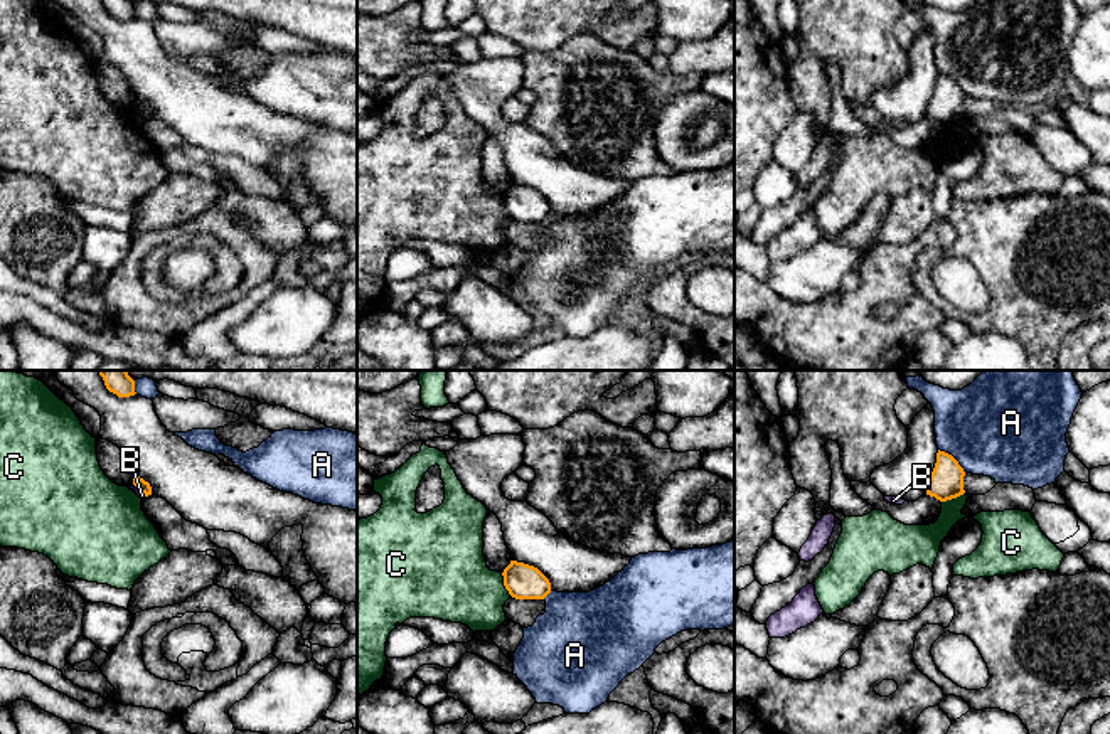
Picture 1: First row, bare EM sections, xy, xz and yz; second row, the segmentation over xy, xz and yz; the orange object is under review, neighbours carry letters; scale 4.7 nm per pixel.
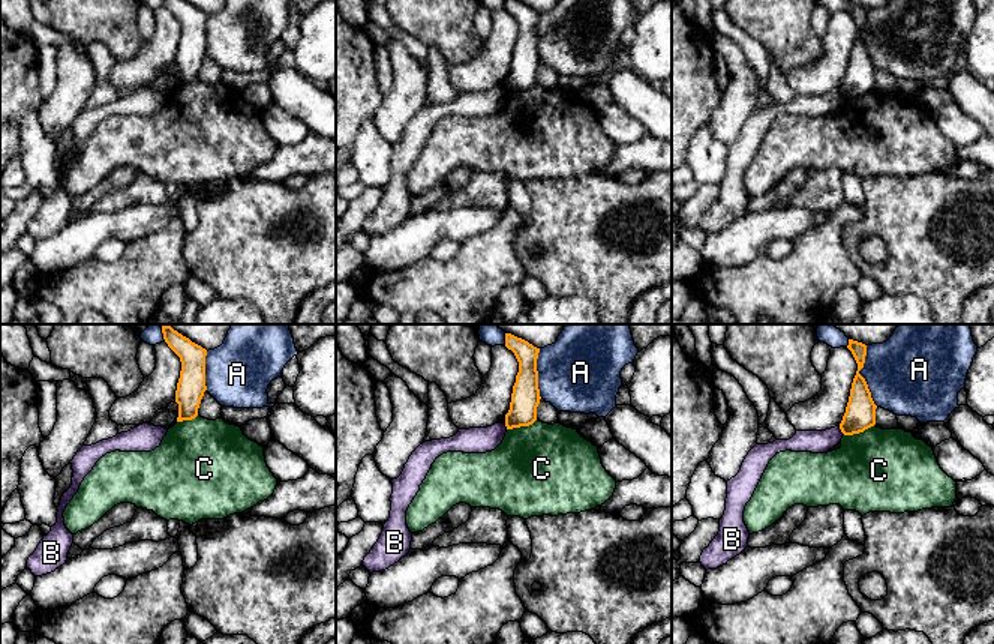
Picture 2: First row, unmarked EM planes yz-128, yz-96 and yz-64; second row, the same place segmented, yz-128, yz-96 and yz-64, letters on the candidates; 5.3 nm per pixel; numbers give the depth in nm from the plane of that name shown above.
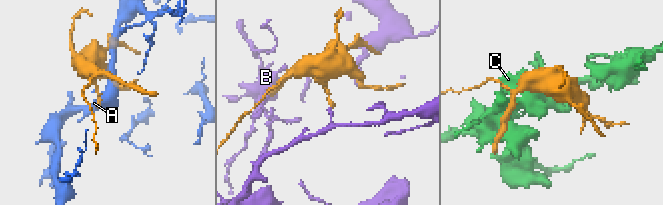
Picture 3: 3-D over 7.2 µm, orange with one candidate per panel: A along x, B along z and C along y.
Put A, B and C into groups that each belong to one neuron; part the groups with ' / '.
A / B / C

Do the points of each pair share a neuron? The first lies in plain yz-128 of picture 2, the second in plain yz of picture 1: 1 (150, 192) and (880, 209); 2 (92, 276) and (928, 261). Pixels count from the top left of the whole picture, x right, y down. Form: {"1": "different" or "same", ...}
{"1": "different", "2": "different"}

